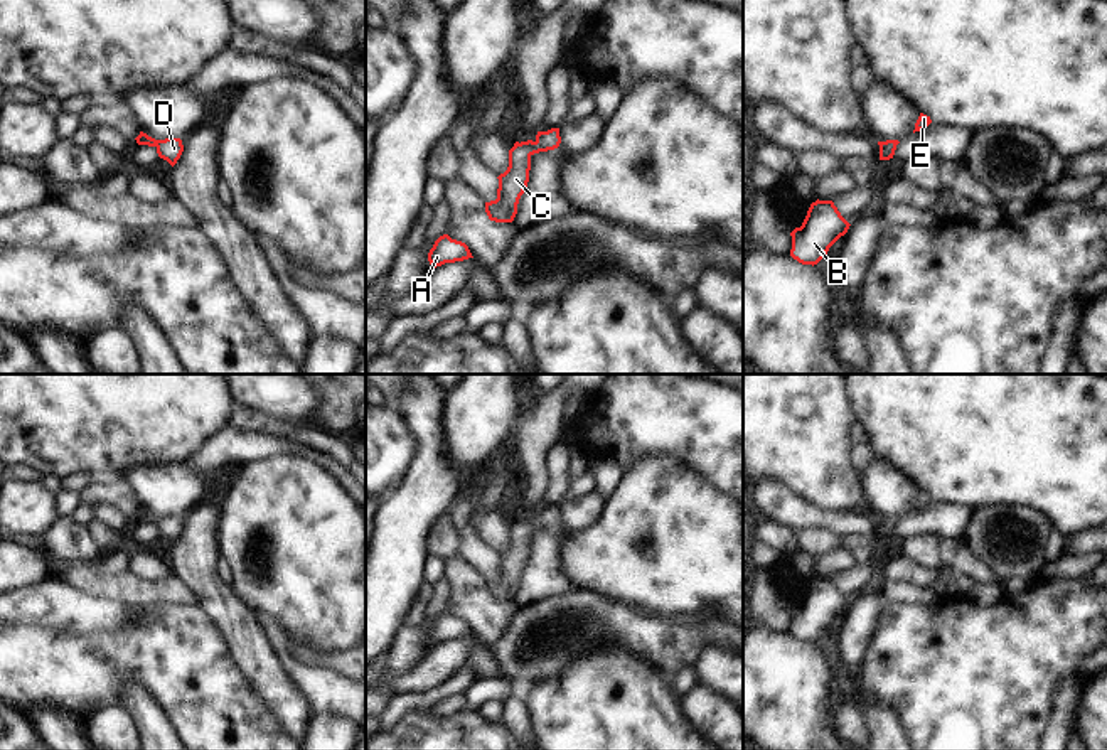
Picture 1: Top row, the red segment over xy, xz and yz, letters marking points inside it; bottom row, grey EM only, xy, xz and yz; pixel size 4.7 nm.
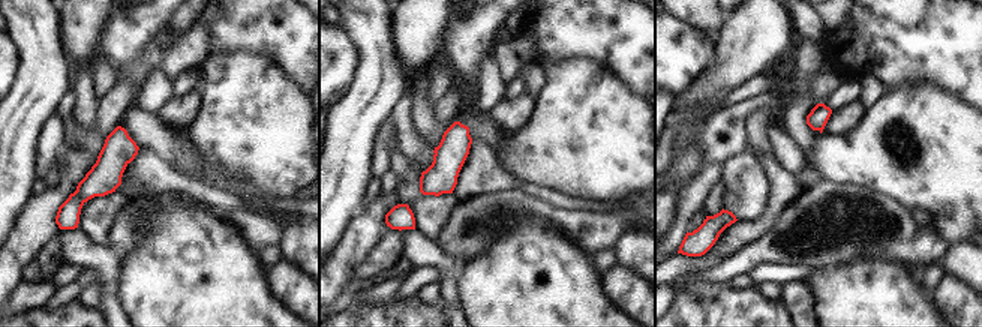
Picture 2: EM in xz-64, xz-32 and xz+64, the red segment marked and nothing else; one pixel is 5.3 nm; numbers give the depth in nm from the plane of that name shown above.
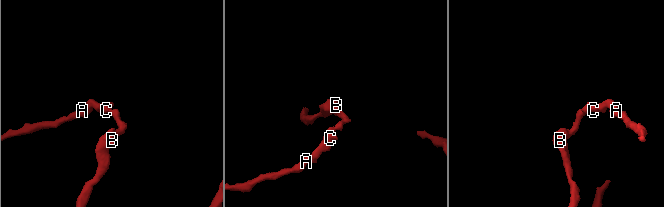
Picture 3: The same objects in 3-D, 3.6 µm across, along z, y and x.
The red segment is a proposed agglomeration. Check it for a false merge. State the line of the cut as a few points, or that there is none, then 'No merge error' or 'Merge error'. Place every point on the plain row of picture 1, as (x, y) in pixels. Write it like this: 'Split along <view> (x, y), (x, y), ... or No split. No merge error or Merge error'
No split. No merge error.

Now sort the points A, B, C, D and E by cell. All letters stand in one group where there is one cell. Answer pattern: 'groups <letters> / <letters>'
groups A B C D E

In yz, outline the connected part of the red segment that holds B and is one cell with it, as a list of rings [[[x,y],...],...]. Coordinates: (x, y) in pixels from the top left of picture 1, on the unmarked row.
[[[817,576],[810,581],[802,603],[790,610],[790,634],[802,642],[817,642],[849,603],[832,578]]]

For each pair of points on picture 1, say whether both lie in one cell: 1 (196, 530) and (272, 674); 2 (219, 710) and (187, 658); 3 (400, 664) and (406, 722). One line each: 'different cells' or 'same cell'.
1: same cell
2: same cell
3: different cells

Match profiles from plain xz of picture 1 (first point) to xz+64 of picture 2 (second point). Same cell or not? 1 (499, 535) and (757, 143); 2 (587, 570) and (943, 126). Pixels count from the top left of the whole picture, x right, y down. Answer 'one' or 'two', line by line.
1: two
2: one

